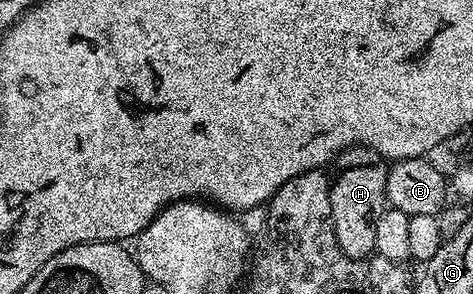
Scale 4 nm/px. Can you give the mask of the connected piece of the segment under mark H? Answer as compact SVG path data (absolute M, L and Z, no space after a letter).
M348 148L337 157L338 163L347 164L331 180L331 221L343 253L354 260L366 260L375 252L377 218L387 211L388 161L372 148Z

